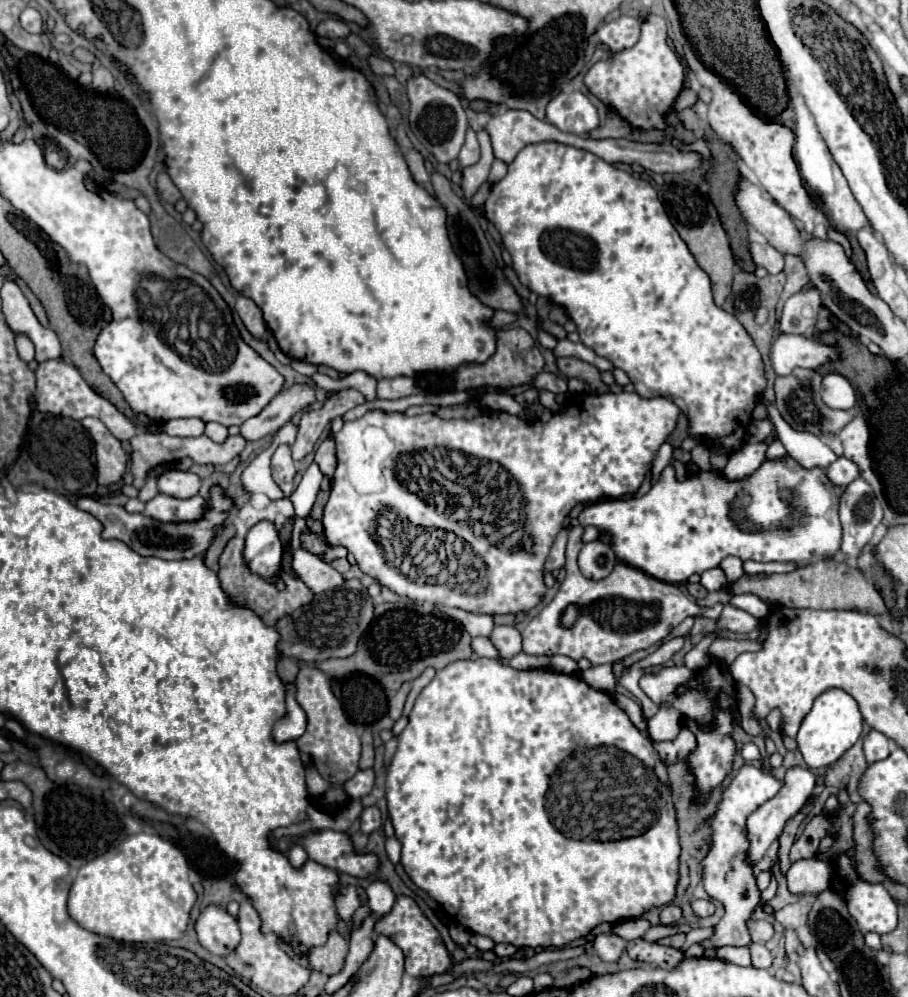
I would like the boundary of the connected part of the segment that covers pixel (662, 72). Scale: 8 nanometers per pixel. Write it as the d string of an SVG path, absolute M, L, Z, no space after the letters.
M646 15L640 23L640 39L634 47L608 53L606 59L596 61L584 75L584 85L606 107L620 115L632 129L658 129L668 127L666 113L672 109L676 97L684 87L684 67L668 45L666 21L658 15Z

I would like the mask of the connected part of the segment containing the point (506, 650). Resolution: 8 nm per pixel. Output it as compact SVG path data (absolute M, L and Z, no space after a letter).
M508 625L494 627L494 631L490 633L490 639L504 659L512 659L522 651L522 637L518 635L516 627L508 627Z

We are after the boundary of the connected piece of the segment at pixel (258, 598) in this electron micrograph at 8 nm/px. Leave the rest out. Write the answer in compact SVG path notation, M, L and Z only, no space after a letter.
M234 537L234 539L226 545L226 549L224 549L222 557L220 557L218 577L220 577L220 583L222 583L224 591L230 593L230 597L234 597L236 603L246 605L246 607L250 607L252 611L256 611L256 615L258 615L266 625L274 625L274 623L276 623L278 619L282 619L284 615L290 615L294 609L298 609L298 607L302 607L302 605L308 605L308 603L312 601L314 595L310 593L310 589L308 589L298 577L294 577L294 575L288 575L288 573L280 571L278 577L284 581L284 589L278 589L272 581L266 581L266 579L262 579L260 575L252 573L250 567L246 565L246 561L244 561L242 551L244 551L244 539Z

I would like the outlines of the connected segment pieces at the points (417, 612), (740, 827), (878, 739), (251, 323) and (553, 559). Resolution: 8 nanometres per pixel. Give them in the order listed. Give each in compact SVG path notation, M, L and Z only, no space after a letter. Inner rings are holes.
M382 603L376 605L374 621L362 635L358 651L354 655L344 659L328 659L316 663L316 667L332 677L344 677L348 673L362 671L376 677L384 689L398 691L404 681L416 679L426 667L442 669L452 661L470 659L470 655L472 655L470 635L460 621L422 605L416 607L402 603L398 609L396 603Z
M744 765L740 769L740 773L736 775L736 779L732 779L730 787L724 791L724 799L718 805L718 813L710 819L710 825L714 829L714 837L712 837L712 851L708 853L708 857L704 859L704 889L712 899L718 899L724 909L726 915L722 917L722 921L716 925L716 933L712 937L716 947L722 945L750 945L750 953L752 953L752 965L754 967L762 967L768 969L772 965L772 955L764 945L756 945L750 941L748 935L748 927L746 921L752 915L758 899L760 899L760 891L756 887L756 879L752 875L752 865L748 865L746 859L746 817L760 807L764 801L772 799L780 789L782 789L782 781L778 781L772 775L764 775L760 769Z
M870 731L866 737L864 737L864 755L866 755L866 761L868 763L876 763L876 761L882 761L890 755L890 749L892 749L892 743L880 735L880 731Z
M240 295L240 297L236 299L236 311L238 311L240 319L244 321L246 329L248 329L258 341L266 343L266 341L268 341L268 329L266 329L266 323L264 323L264 319L262 319L262 313L260 313L258 305L256 305L252 299Z
M562 529L562 531L558 533L558 537L556 537L556 541L554 541L554 545L552 545L552 549L550 549L548 559L546 559L546 567L544 567L546 571L556 571L556 569L562 569L562 567L564 567L564 561L566 561L566 555L564 555L566 543L568 543L568 531Z

